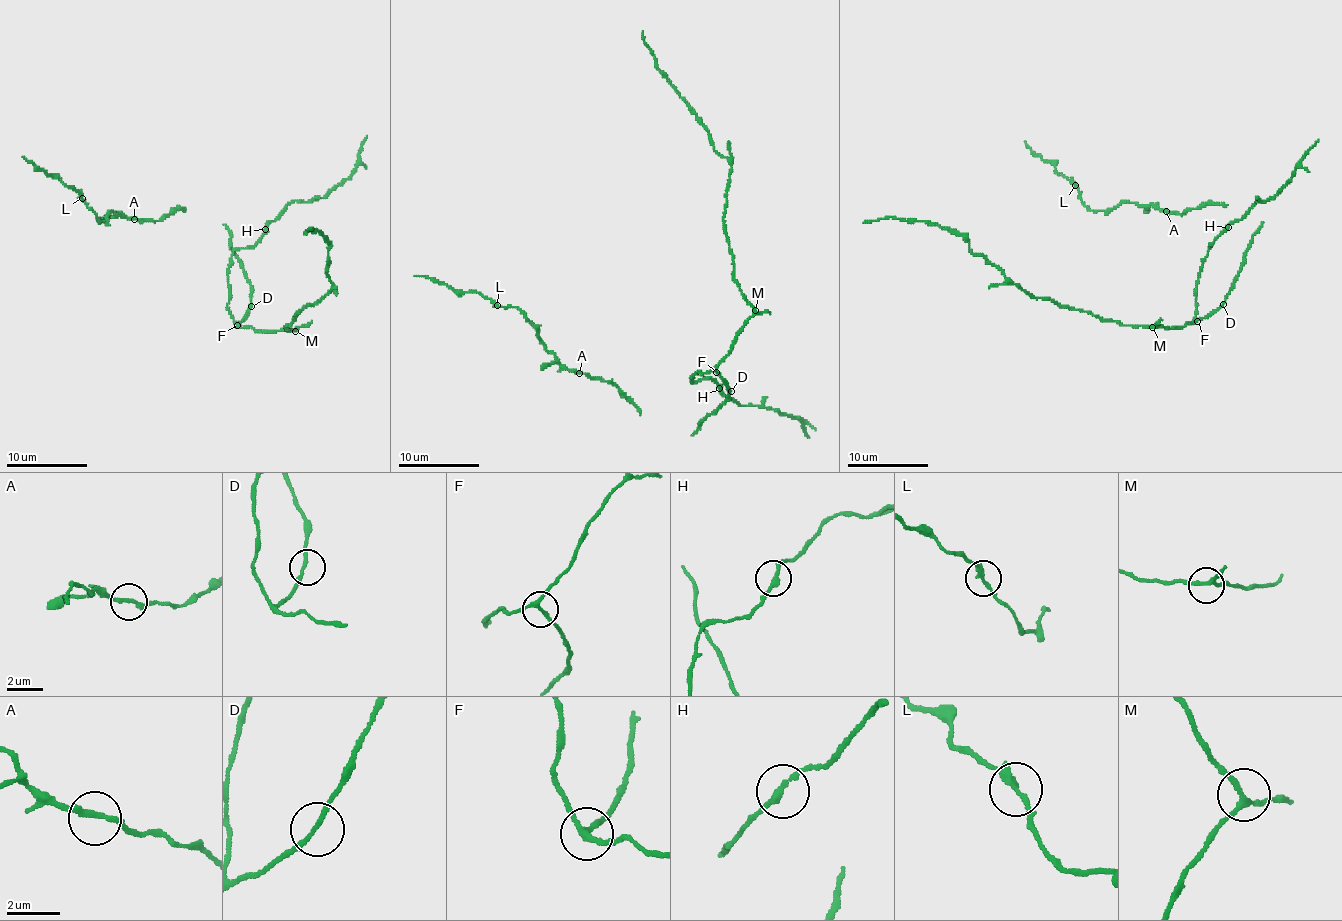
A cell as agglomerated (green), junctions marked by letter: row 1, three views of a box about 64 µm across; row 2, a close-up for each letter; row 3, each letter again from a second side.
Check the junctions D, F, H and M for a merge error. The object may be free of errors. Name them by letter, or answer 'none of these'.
none of these

